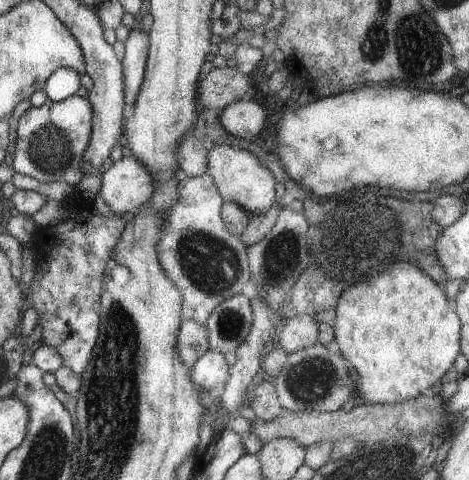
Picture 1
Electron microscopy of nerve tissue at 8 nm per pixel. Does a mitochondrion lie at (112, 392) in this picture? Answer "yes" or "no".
yes

